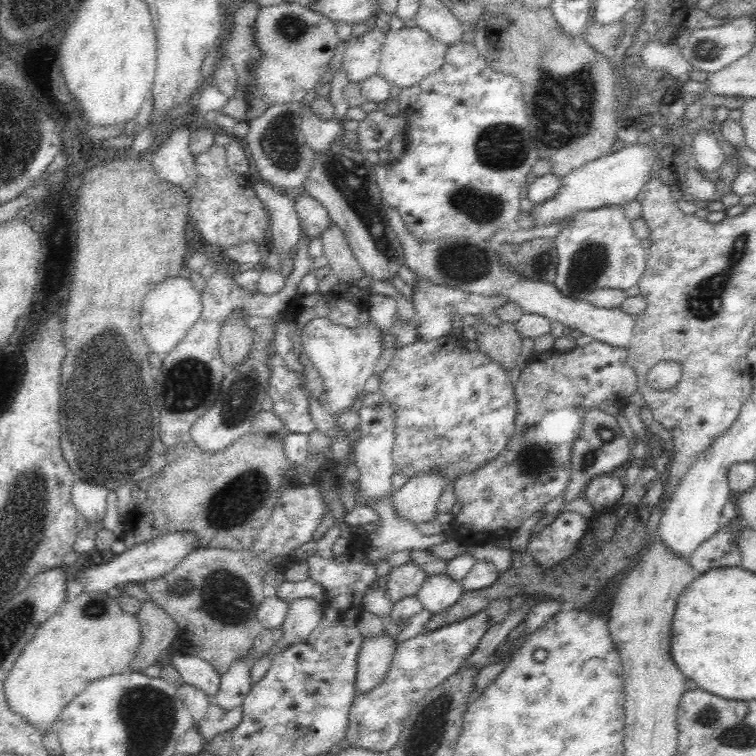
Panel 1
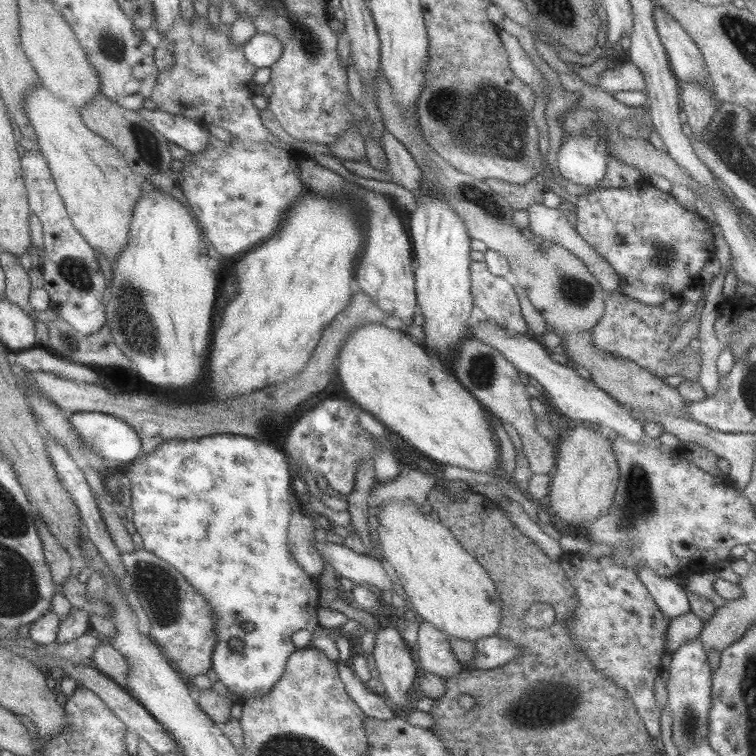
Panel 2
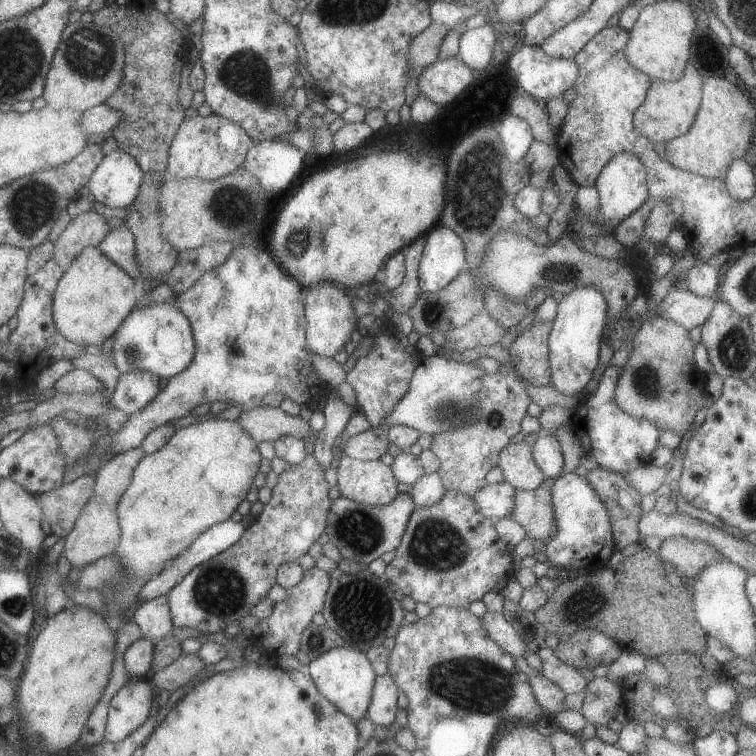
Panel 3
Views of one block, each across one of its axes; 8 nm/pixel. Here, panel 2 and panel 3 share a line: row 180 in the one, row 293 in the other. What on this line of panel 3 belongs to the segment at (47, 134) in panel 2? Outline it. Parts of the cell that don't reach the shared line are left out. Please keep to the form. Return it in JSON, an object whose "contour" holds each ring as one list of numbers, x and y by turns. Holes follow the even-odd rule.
{"contour":[[88,246,74,258,59,279,52,296,52,317,61,337,81,345,109,340,138,302,135,281,97,247]]}

